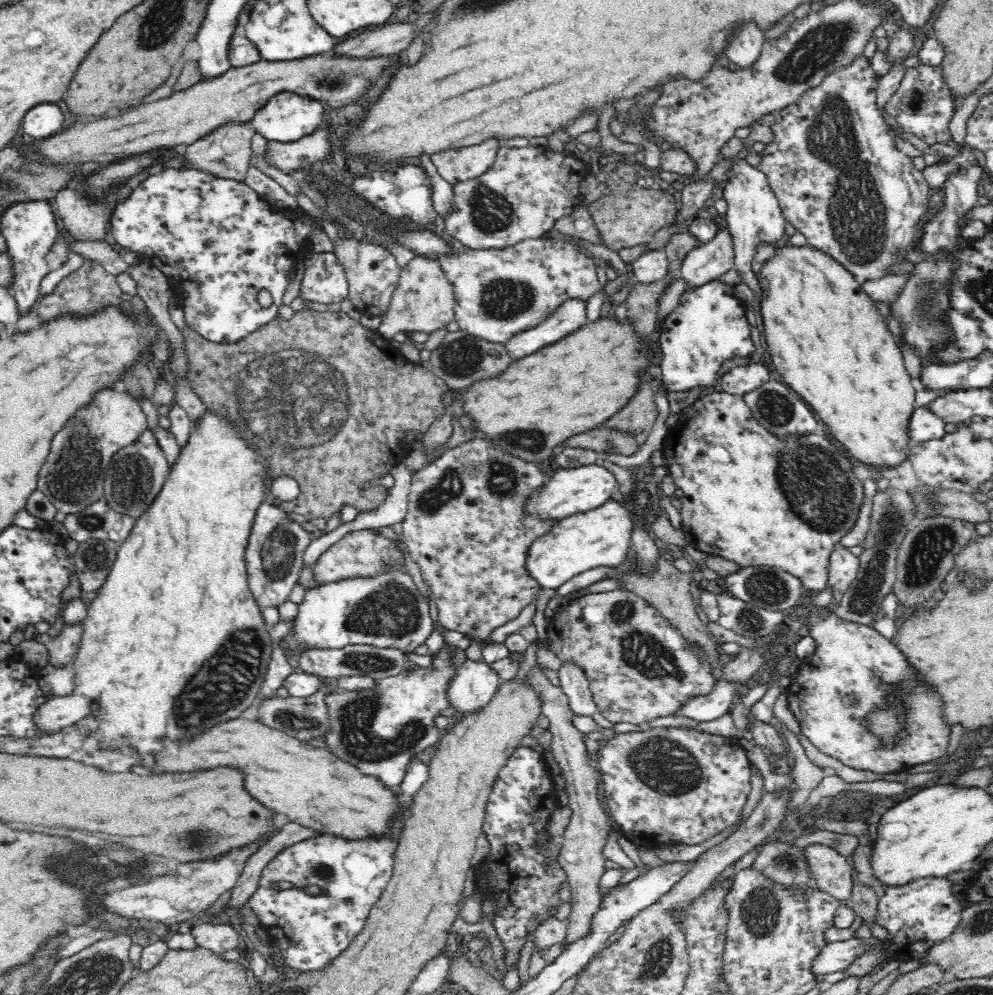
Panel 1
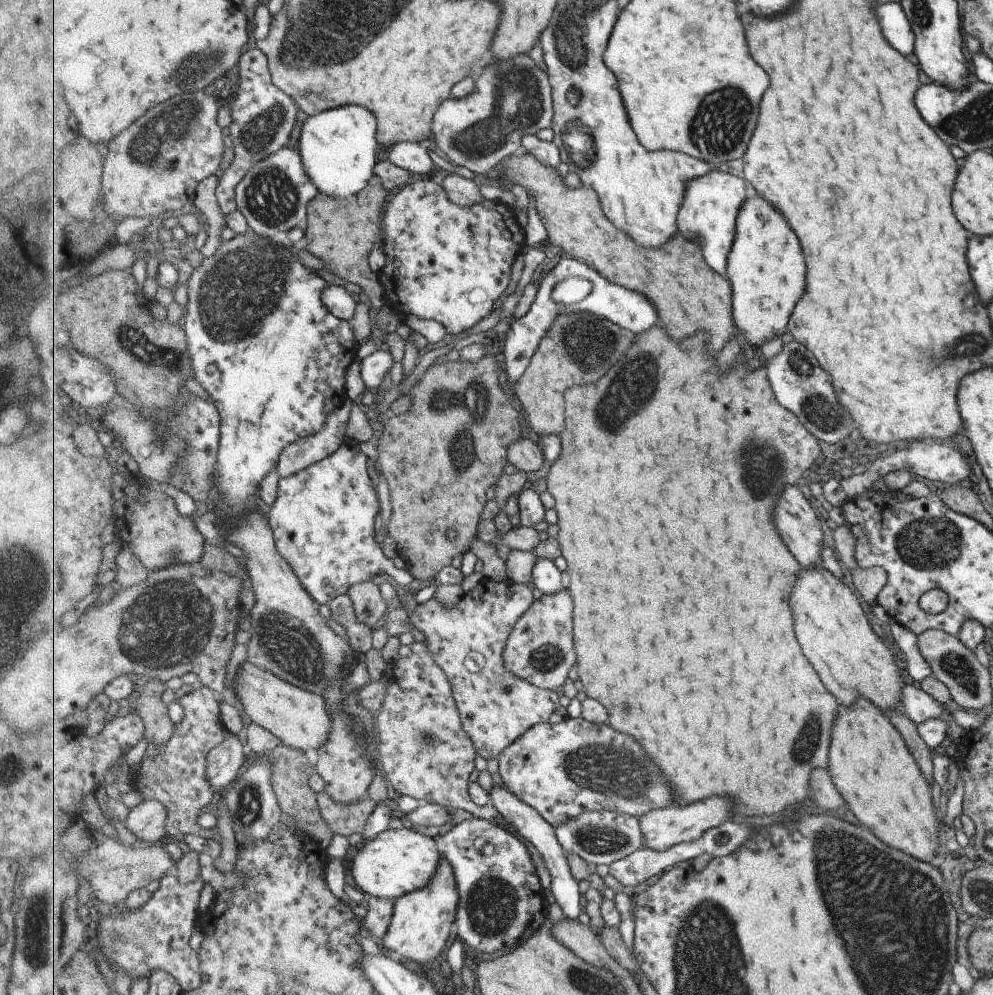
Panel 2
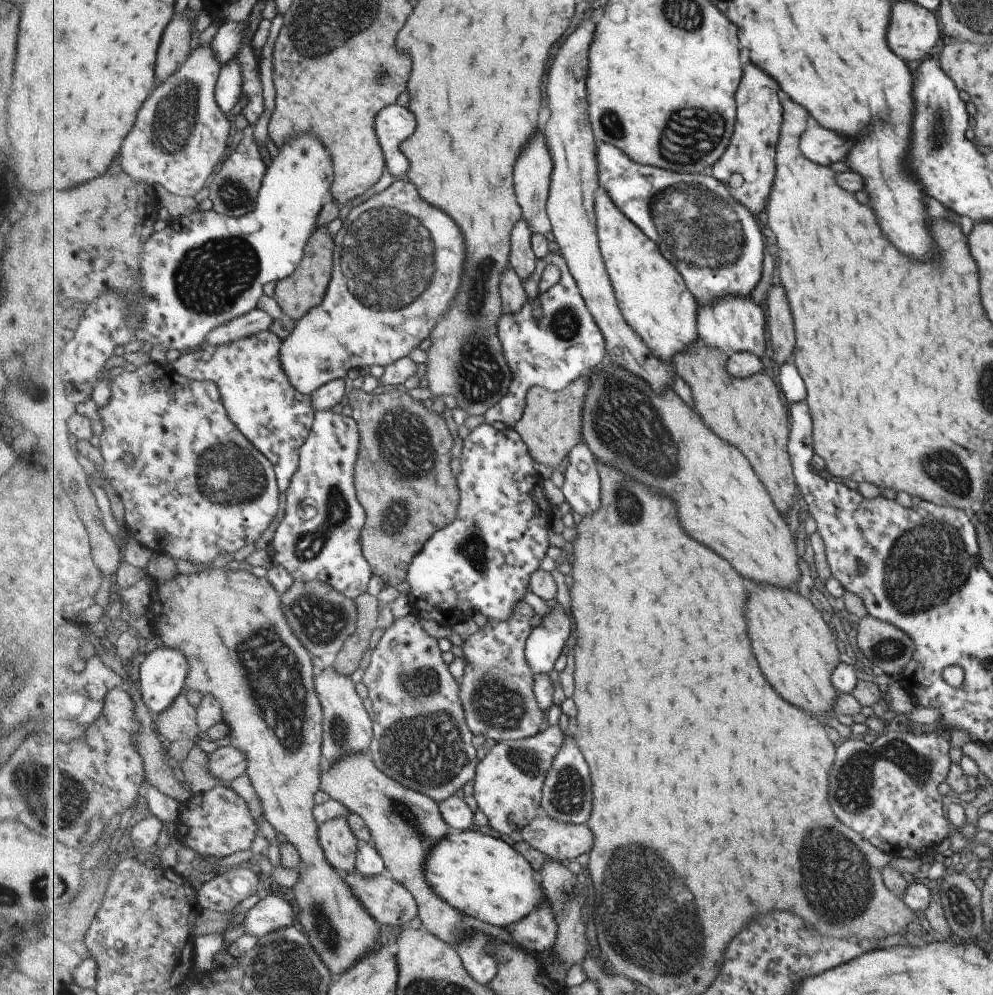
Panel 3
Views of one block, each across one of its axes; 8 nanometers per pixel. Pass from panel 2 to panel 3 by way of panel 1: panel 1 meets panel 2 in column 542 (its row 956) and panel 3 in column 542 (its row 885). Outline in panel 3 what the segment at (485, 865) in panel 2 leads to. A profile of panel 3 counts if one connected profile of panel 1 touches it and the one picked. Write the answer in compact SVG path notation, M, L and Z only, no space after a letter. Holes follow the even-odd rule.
M549 898L527 918L507 928L514 942L523 946L525 952L541 953L554 948L559 936L559 922Z

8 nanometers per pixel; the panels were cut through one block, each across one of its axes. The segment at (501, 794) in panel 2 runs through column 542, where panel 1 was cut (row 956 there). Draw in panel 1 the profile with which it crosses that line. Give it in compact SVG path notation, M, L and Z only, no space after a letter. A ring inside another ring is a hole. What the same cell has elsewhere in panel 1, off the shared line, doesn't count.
M856 938L842 942L827 942L820 954L812 960L810 973L818 977L845 971L854 960L872 949L868 943Z

